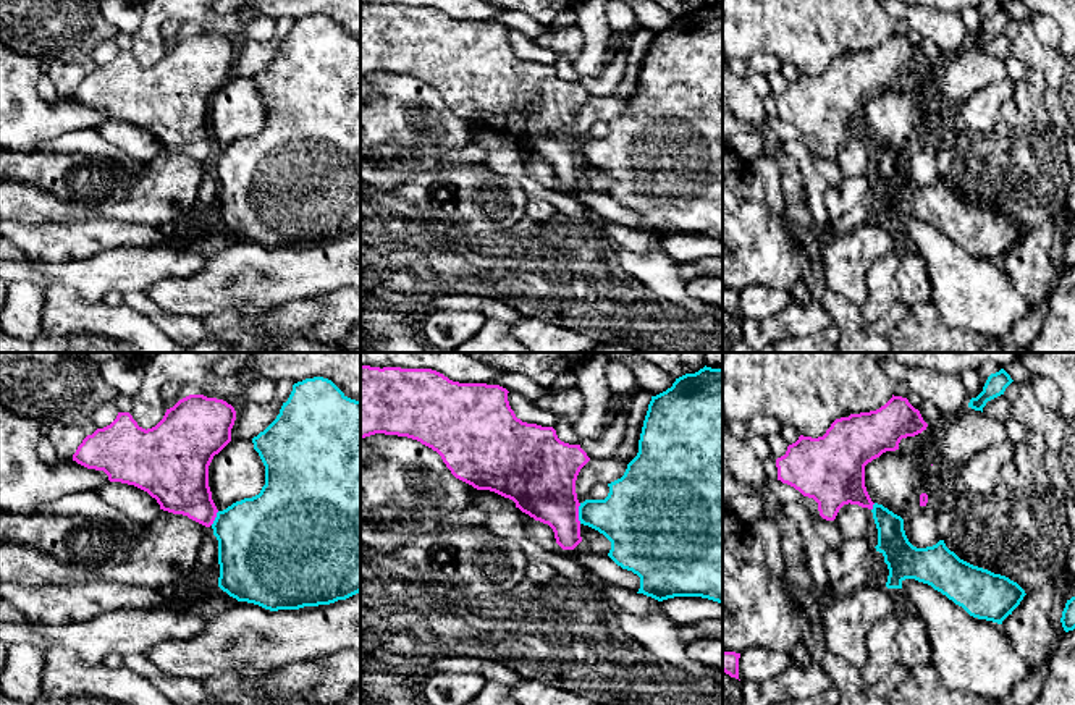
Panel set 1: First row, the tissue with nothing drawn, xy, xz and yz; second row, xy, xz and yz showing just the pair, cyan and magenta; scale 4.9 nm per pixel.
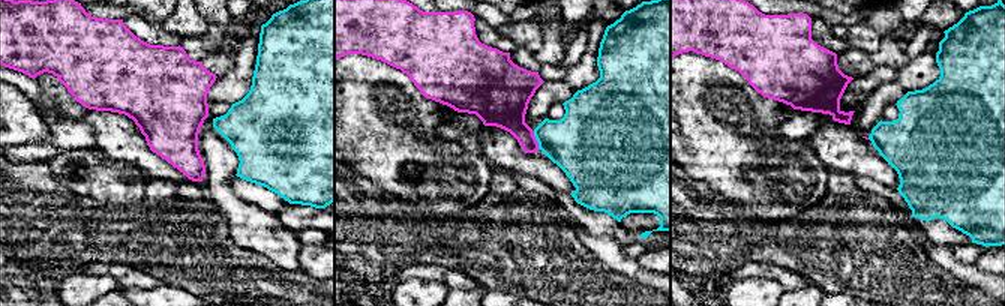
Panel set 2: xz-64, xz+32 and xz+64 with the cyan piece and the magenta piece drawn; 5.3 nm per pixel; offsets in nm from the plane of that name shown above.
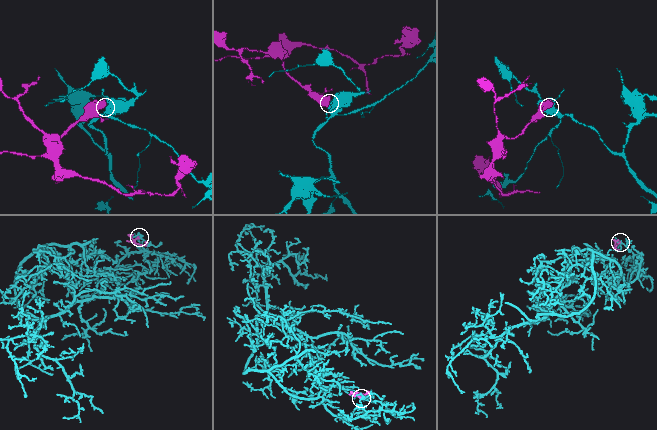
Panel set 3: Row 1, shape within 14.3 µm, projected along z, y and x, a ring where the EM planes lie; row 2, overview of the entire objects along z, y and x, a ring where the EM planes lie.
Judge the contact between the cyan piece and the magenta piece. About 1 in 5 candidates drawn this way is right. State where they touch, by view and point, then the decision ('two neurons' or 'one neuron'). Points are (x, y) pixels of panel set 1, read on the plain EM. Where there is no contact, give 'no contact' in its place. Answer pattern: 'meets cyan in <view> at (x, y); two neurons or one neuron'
meets cyan in xz at (579, 151); two neurons

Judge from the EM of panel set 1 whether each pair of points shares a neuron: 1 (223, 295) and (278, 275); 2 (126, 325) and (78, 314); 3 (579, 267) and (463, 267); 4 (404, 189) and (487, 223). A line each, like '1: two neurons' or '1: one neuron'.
1: one neuron
2: one neuron
3: one neuron
4: one neuron

